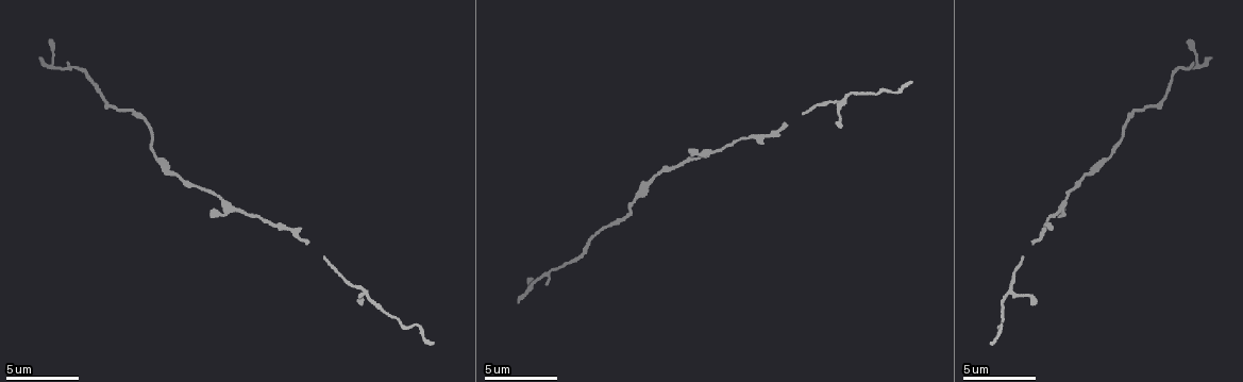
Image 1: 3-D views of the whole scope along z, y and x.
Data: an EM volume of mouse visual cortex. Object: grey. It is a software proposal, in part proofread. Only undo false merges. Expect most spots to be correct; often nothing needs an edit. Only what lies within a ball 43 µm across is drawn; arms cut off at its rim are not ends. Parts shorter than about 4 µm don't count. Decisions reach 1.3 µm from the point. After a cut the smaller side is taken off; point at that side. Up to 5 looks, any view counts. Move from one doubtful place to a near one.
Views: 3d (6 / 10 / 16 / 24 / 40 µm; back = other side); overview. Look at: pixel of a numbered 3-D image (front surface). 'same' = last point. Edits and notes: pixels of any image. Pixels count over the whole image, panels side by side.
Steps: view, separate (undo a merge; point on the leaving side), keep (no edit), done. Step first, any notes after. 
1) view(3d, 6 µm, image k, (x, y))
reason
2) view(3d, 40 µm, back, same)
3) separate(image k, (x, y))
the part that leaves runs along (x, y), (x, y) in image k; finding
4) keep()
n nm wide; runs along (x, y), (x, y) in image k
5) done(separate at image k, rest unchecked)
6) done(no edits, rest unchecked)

view(3d, 16 µm, image 1, (158, 158))
sudden change in width

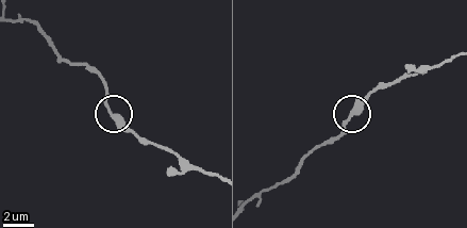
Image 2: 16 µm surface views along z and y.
view(3d, 16 µm, back, image 2, (350, 116))

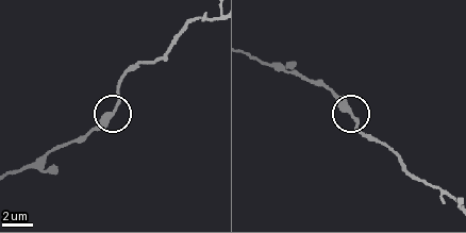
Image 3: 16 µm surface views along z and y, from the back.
keep()
250 nm wide; runs along (292, 72), (325, 84), (355, 118), (358, 132) in image 3; all the same neuron

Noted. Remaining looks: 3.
view(3d, 6 µm, image 1, (305, 240))
sudden change in width

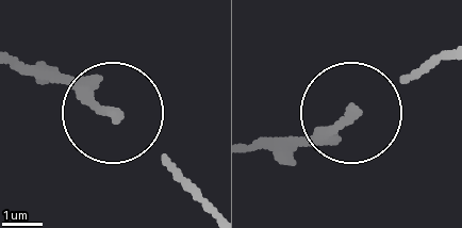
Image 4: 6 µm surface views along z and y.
view(3d, 6 µm, back, image 4, (112, 112))

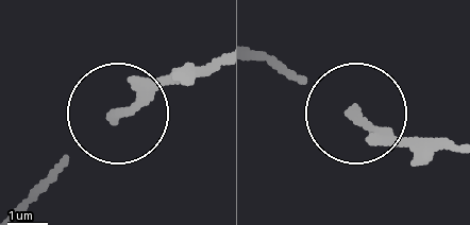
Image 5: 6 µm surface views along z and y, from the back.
keep()
runs along (454, 146), (392, 142), (274, 58) in image 5; continuous, no second neuron

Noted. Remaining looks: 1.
view(3d, 16 µm, image 1, (215, 194))

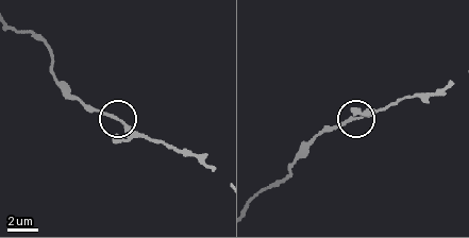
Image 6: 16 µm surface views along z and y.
keep()
side arm 21 µm; continuous, no second neuron

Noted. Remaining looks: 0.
done(no edits, rest unchecked)

